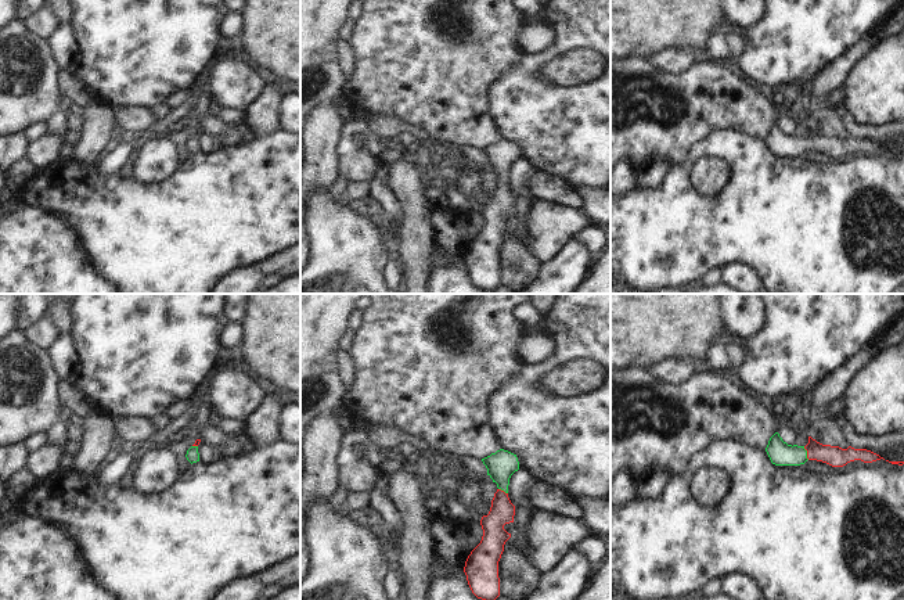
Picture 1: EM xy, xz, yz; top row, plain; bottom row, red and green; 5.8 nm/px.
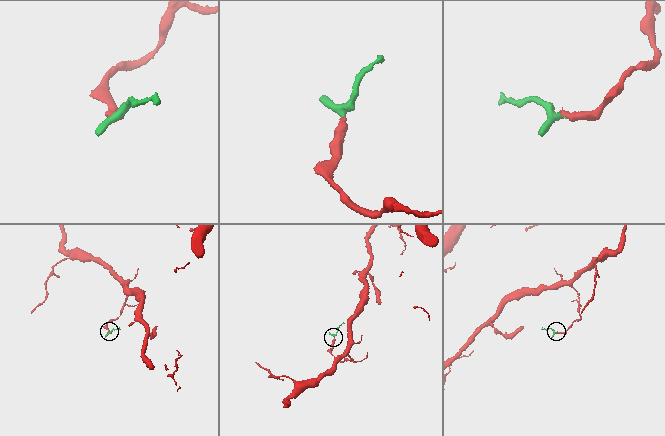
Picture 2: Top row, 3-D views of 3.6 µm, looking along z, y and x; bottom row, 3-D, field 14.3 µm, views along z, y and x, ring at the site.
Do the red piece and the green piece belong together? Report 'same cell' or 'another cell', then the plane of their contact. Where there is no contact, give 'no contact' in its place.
same cell | yz

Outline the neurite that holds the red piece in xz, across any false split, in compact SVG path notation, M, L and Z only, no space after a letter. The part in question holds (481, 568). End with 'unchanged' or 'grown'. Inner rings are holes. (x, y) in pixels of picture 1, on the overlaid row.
M504 449L491 453L482 461L498 489L491 500L489 514L480 520L483 536L468 556L464 572L478 599L496 600L500 596L498 561L505 542L511 538L504 525L514 522L515 515L515 506L508 497L508 485L511 475L519 470L519 461L516 455Z; grown

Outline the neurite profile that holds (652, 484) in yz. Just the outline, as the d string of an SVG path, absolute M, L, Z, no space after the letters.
M660 468L652 474L648 474L644 479L640 479L637 493L644 497L658 496L666 486L670 474Z

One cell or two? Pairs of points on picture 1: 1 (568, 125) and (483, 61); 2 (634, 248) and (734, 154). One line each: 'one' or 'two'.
1: two
2: one

